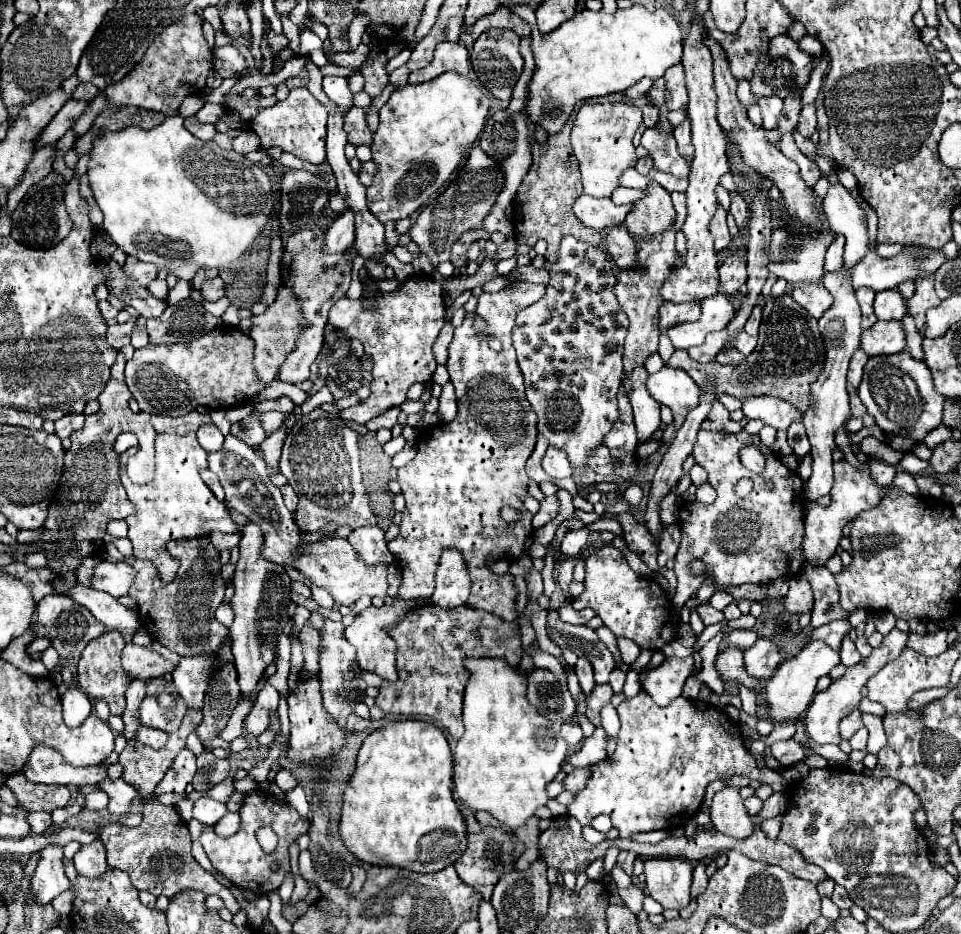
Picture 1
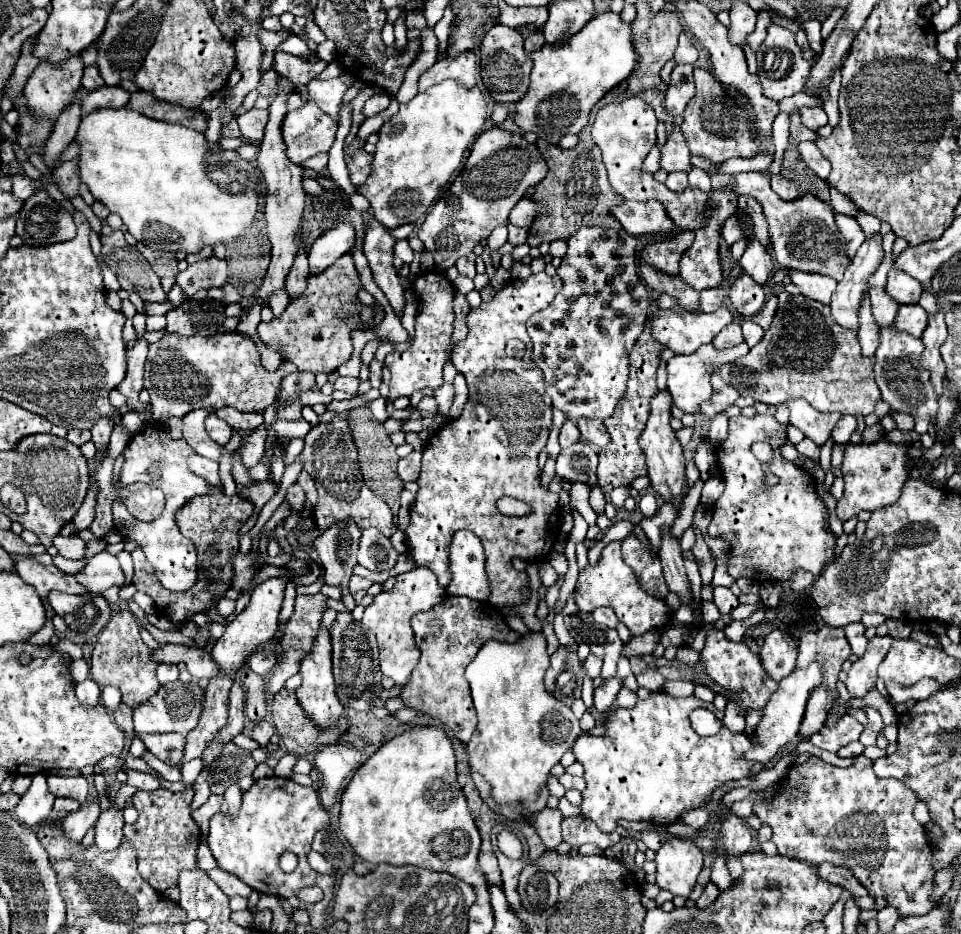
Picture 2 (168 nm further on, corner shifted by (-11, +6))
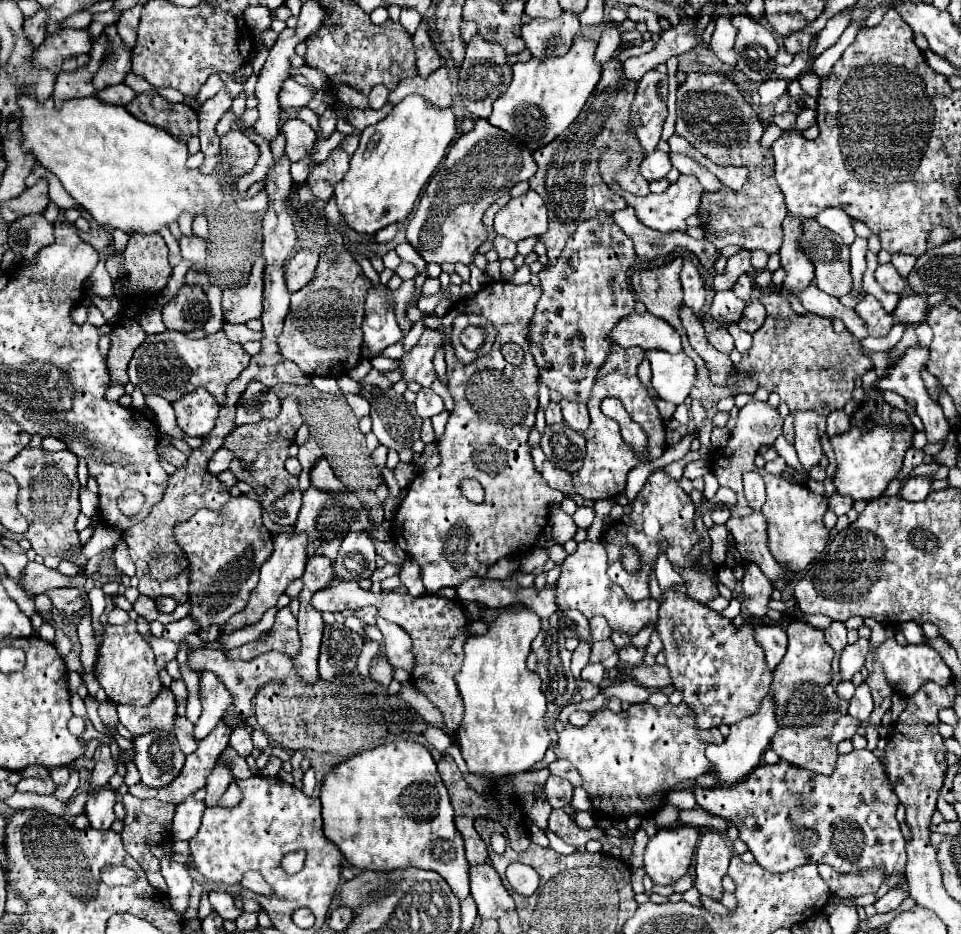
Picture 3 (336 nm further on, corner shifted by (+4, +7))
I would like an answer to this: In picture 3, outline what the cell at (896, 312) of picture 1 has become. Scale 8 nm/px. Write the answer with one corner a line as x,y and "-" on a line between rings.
883,264
875,270
875,278
877,282
887,290
887,292
893,292
893,294
901,294
903,288
905,288
905,280
899,276
899,272
895,270
893,264

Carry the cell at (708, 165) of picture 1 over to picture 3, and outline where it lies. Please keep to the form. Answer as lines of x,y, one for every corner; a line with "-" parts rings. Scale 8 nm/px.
691,260
683,262
681,284
683,284
685,306
689,306
697,314
705,304
705,288
703,288
703,280
701,280
701,276
699,276
699,272

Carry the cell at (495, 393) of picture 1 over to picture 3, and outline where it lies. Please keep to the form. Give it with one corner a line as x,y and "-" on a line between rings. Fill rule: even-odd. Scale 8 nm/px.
513,282
487,284
471,300
467,300
467,306
463,312
481,314
497,326
499,338
491,354
481,356
469,366
463,366
455,358
451,344
444,346
447,388
455,400
455,410
451,412
449,422
445,426
443,440
439,442
441,464
433,470
417,472
417,476
409,484
409,492
405,500
401,502
395,514
395,530
393,530
395,544
405,554
409,554
419,562
423,572
423,584
429,594
435,594
445,586
457,588
465,578
485,576
487,568
493,566
499,558
511,556
511,554
523,554
531,550
537,544
537,536
547,526
549,506
553,502
563,500
563,492
549,488
543,476
535,470
529,444
527,444
529,430
535,426
535,410
539,404
537,364
533,362
533,356
529,352
529,326
531,326
531,316
539,296
541,296
541,286
531,286
531,284
517,286
-
505,342
515,342
525,350
525,360
519,366
505,362
501,354
501,346
-
465,478
473,478
481,482
485,490
485,500
481,504
473,504
461,496
459,482

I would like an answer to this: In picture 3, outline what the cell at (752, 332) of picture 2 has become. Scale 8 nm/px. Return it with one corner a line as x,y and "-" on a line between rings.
729,324
729,326
727,326
727,332
733,336
733,340
735,340
735,348
737,348
741,354
749,350
749,346
751,346
751,334
743,332
737,324

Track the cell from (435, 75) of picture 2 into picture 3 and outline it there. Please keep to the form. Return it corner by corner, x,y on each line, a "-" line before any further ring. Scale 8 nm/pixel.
439,68
429,78
421,78
421,76
405,78
389,94
389,100
387,102
395,106
395,102
401,102
409,94
421,94
433,106
449,108
451,106
451,80
449,80
449,70
447,68

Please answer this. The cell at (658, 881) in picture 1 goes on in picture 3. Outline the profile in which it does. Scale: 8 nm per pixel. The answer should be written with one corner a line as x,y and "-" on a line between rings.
671,826
661,828
647,844
645,870
655,884
671,884
679,880
695,852
699,840
699,828
695,826

